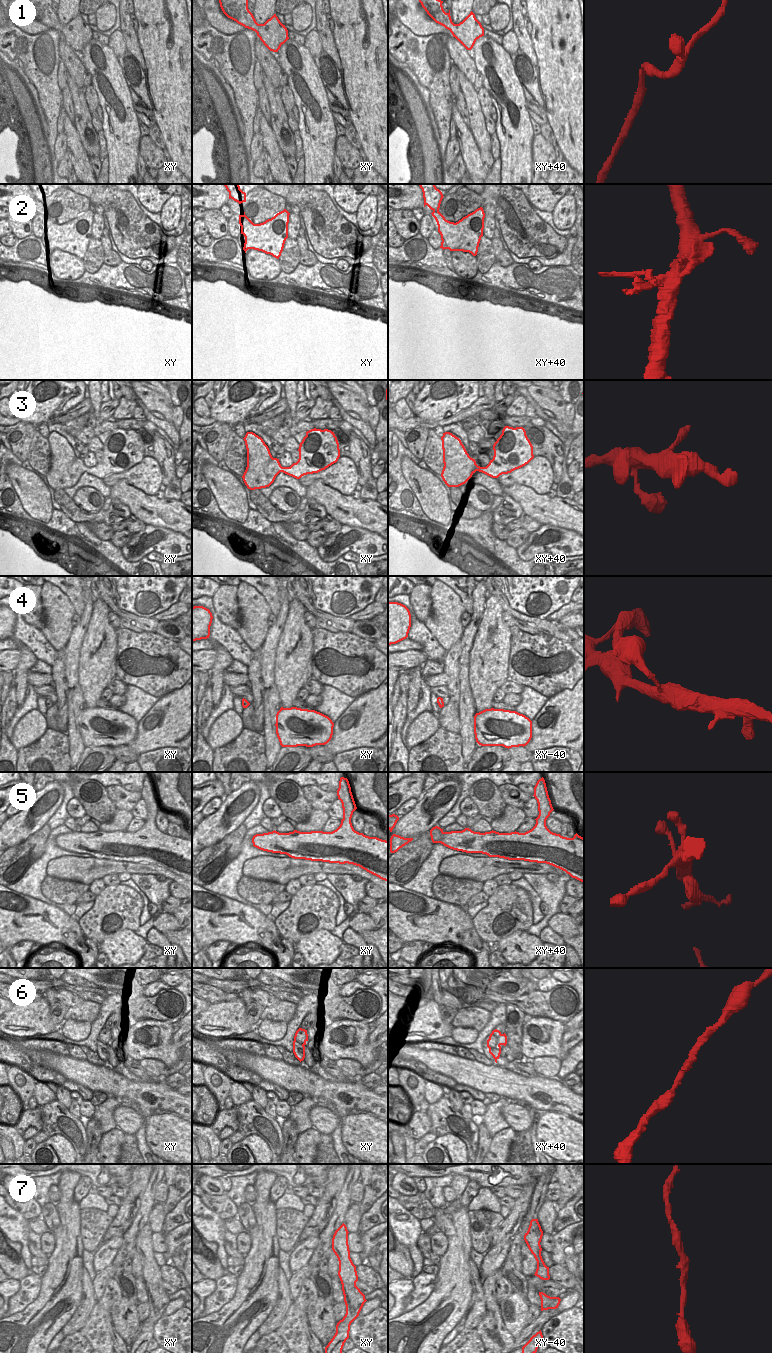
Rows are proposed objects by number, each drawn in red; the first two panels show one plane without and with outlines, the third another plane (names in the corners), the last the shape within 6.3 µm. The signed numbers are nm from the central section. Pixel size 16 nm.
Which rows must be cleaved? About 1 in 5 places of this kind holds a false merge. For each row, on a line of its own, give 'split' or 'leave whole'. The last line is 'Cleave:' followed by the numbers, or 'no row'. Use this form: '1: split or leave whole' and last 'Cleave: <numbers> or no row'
1: leave whole
2: split
3: leave whole
4: leave whole
5: leave whole
6: leave whole
7: leave whole
Cleave: 2

